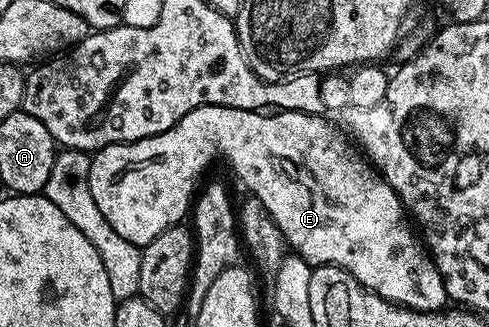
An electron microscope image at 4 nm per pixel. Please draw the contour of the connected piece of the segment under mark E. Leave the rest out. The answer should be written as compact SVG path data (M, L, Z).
M219 105L197 107L163 133L134 143L112 143L92 152L91 197L95 197L95 205L99 205L103 217L107 217L119 237L144 245L155 241L163 229L178 226L184 220L181 218L190 214L197 178L212 165L213 158L225 158L249 190L246 192L267 205L267 213L271 213L275 225L279 225L286 244L306 263L342 267L368 291L412 311L442 310L447 303L445 282L410 220L401 219L401 198L384 175L362 158L346 132L332 127L325 118L324 114L308 115L298 111L262 113Z

